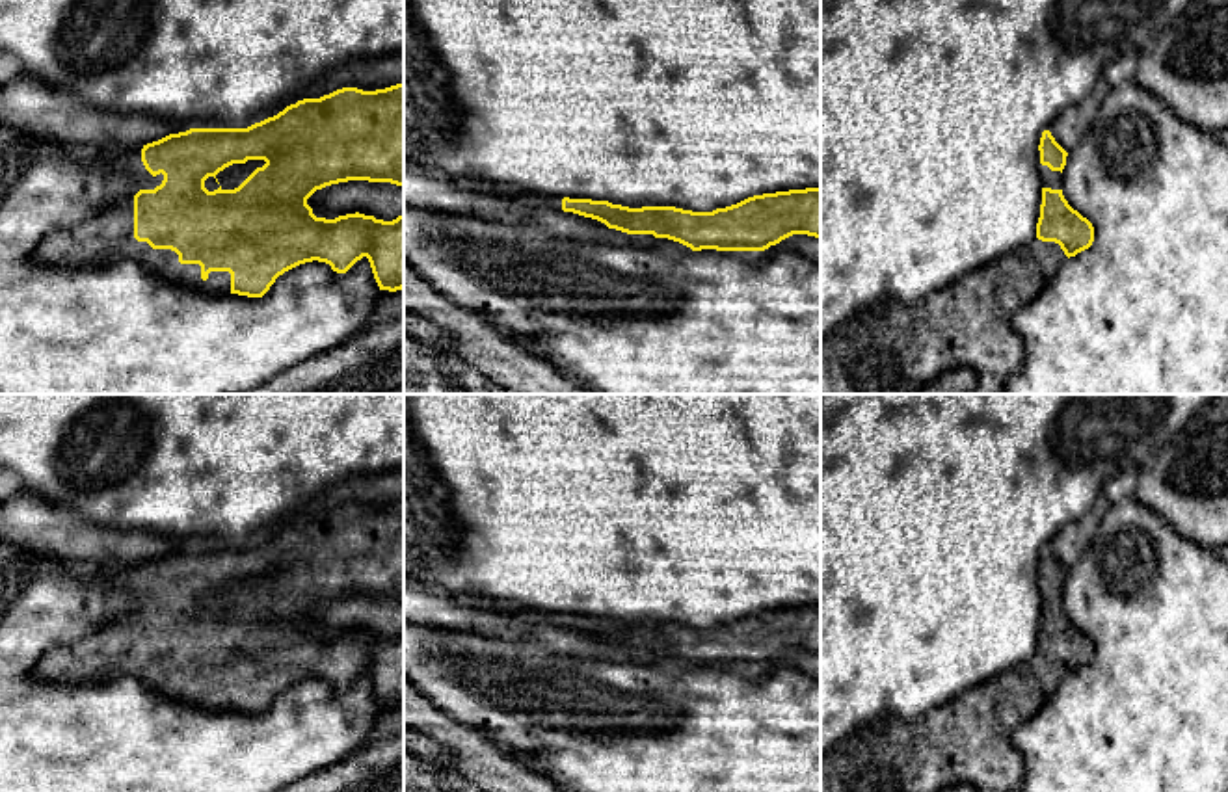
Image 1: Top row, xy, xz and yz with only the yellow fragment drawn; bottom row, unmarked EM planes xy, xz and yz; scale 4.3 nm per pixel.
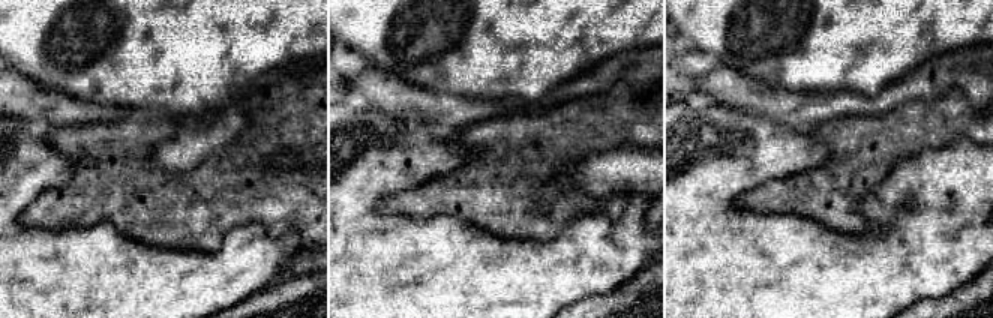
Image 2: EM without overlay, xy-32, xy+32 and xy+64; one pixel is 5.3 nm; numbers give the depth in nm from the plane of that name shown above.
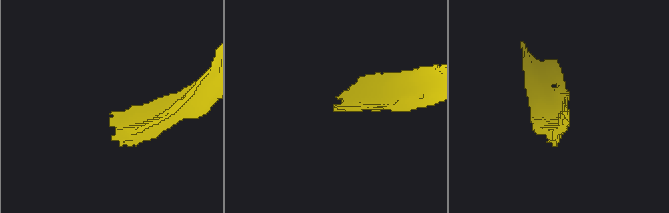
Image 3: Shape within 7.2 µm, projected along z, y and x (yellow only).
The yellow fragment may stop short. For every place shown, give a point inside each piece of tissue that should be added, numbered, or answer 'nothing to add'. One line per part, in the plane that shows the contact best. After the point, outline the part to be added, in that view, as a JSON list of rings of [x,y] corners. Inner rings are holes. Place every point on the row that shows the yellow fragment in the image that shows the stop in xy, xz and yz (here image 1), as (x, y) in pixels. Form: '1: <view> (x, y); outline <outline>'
1: xy (105, 238); outline [[[123,197],[69,229],[48,232],[35,247],[41,266],[106,268],[119,260],[134,260],[149,273],[192,290],[231,294],[231,273],[210,271],[201,279],[199,264],[180,264],[171,249],[153,249],[134,238],[134,197]]]

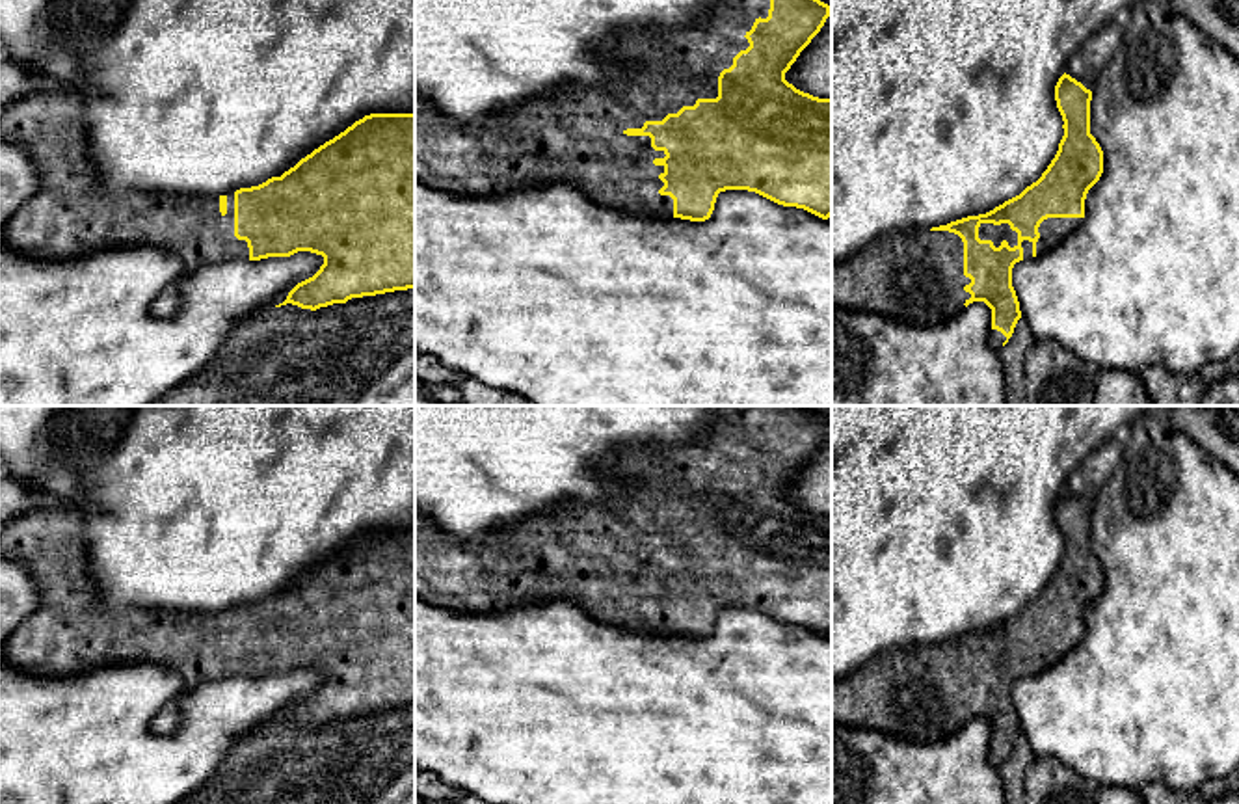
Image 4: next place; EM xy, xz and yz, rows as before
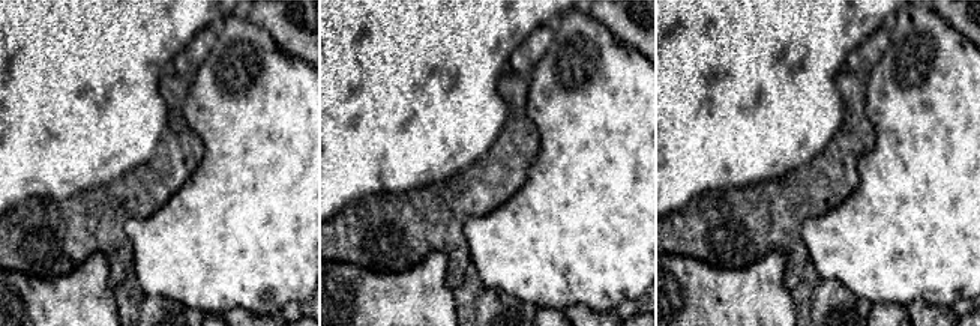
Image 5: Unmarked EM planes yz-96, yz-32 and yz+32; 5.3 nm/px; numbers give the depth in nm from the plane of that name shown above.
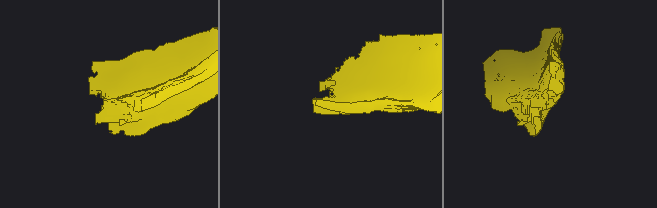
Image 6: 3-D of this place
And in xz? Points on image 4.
1: xz (573, 136); outline [[[714,0],[713,7],[690,26],[646,28],[610,39],[597,47],[606,60],[603,69],[606,82],[601,87],[562,87],[536,95],[515,108],[493,112],[476,123],[463,123],[443,114],[415,89],[415,179],[430,188],[469,197],[567,184],[593,203],[614,210],[672,218],[673,199],[659,194],[664,186],[659,179],[664,166],[653,164],[655,158],[666,156],[664,151],[655,151],[649,136],[627,136],[625,130],[642,128],[646,121],[662,121],[683,106],[694,106],[698,99],[716,99],[720,73],[750,47],[744,35],[759,17],[768,17],[768,9],[770,0]]]

